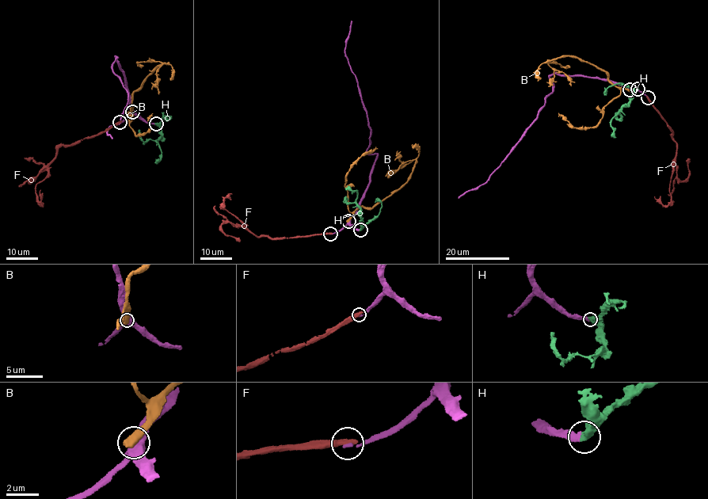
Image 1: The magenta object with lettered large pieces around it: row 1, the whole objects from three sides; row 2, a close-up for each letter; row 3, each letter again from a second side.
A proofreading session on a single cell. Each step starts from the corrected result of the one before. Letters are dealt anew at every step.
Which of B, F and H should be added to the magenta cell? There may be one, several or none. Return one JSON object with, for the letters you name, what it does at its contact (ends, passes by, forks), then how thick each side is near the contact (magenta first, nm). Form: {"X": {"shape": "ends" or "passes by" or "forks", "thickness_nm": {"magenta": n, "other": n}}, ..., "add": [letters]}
{"H": {"shape": "ends", "thickness_nm": {"magenta": 380, "other": 650}}, "add": ["H"]}

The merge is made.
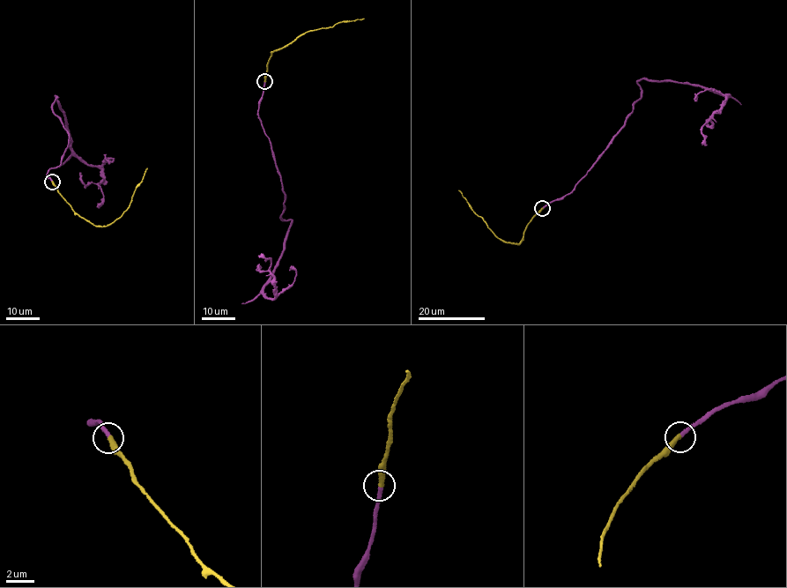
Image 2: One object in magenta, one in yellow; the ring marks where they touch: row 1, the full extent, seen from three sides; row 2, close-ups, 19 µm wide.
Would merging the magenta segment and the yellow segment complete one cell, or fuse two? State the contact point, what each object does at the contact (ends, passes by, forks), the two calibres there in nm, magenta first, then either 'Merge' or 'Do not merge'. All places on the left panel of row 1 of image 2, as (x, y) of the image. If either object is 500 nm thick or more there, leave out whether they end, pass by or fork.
Place: (52, 182). At the ring magenta ends. At the ring yellow ends. Thickness 240 nm (magenta) against 360 nm. Merge

